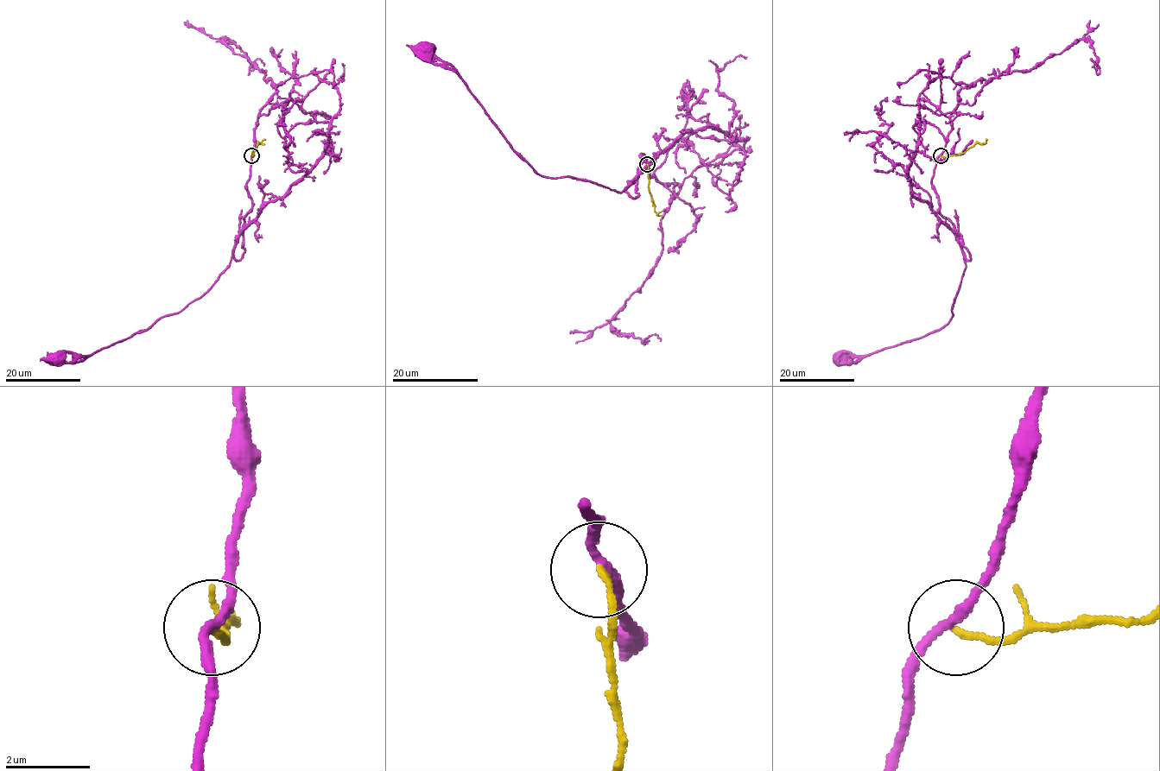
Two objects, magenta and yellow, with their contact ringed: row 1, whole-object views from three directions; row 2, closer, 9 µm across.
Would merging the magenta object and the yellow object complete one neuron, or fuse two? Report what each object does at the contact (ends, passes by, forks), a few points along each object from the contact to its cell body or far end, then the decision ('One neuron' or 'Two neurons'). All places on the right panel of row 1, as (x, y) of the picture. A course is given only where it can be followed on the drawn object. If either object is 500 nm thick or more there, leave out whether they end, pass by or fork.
At the ring magenta passes by. At the ring yellow ends. Course of magenta: (941, 155), (931, 182), (965, 264), (950, 320), (857, 363), (835, 361). Course of yellow: (941, 155), (961, 154), (987, 139). Two neurons

